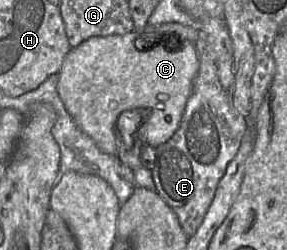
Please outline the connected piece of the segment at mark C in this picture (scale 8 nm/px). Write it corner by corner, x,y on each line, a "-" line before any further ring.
131,31
124,35
95,36
71,47
58,72
57,93
76,125
88,135
98,148
109,155
117,156
116,123
121,113
133,109
142,111
143,119
136,128
142,144
154,148
167,142
179,127
186,102
191,94
200,59
195,46
177,34
153,37
149,43
138,45
138,34

